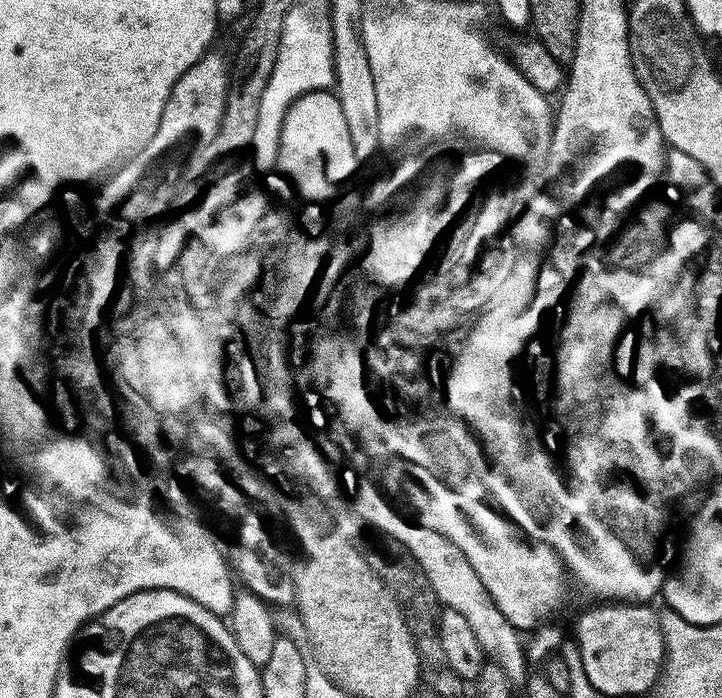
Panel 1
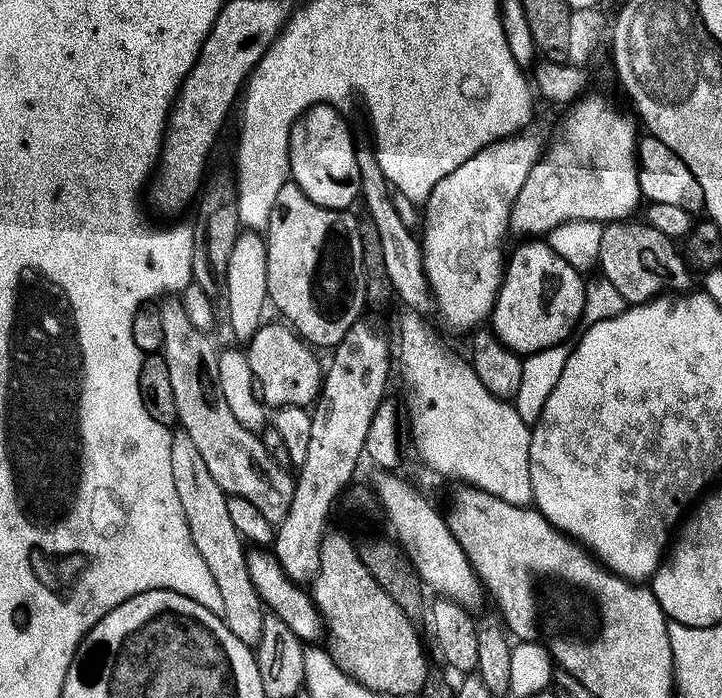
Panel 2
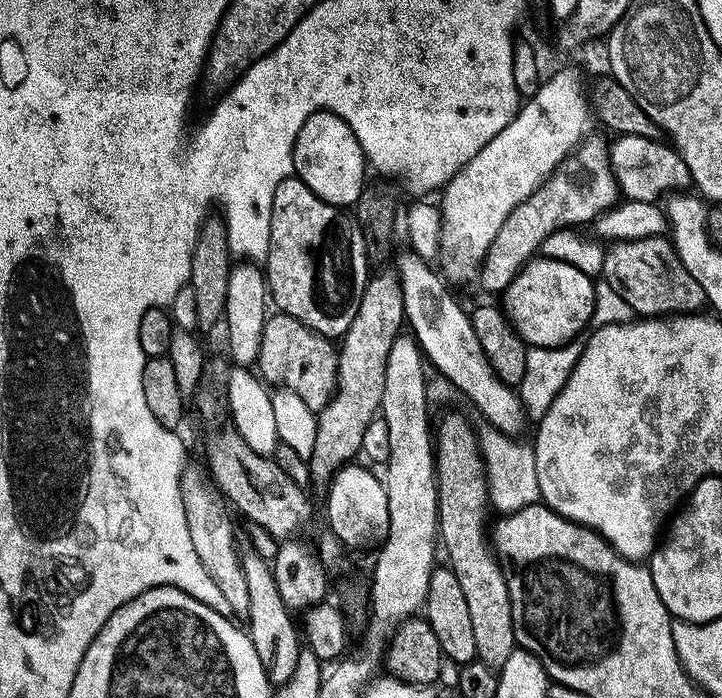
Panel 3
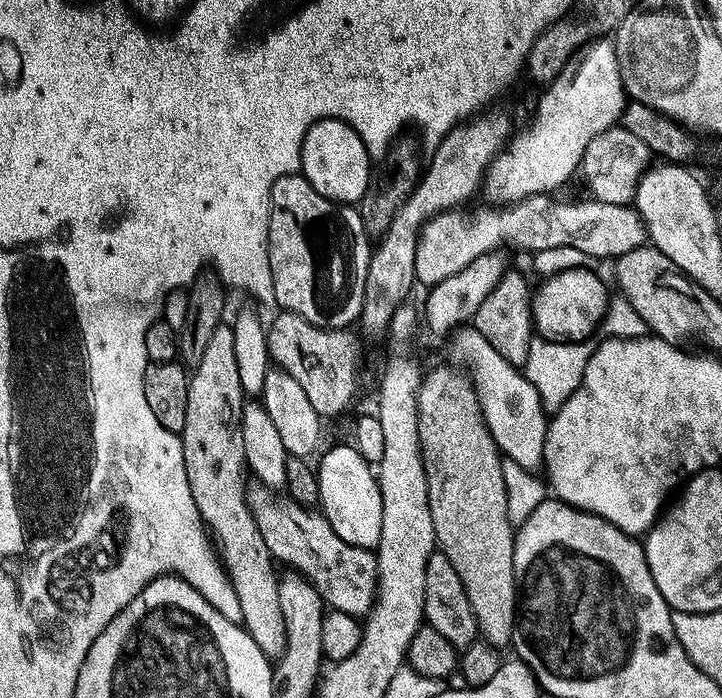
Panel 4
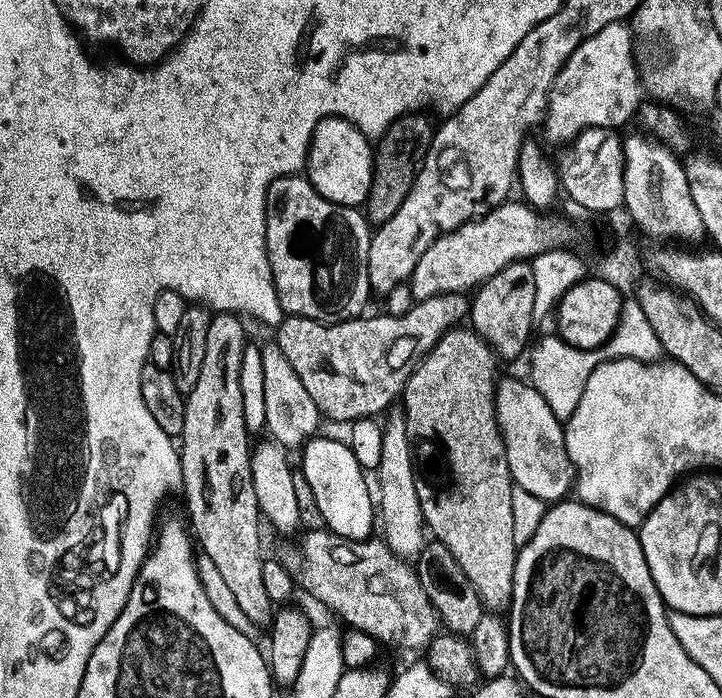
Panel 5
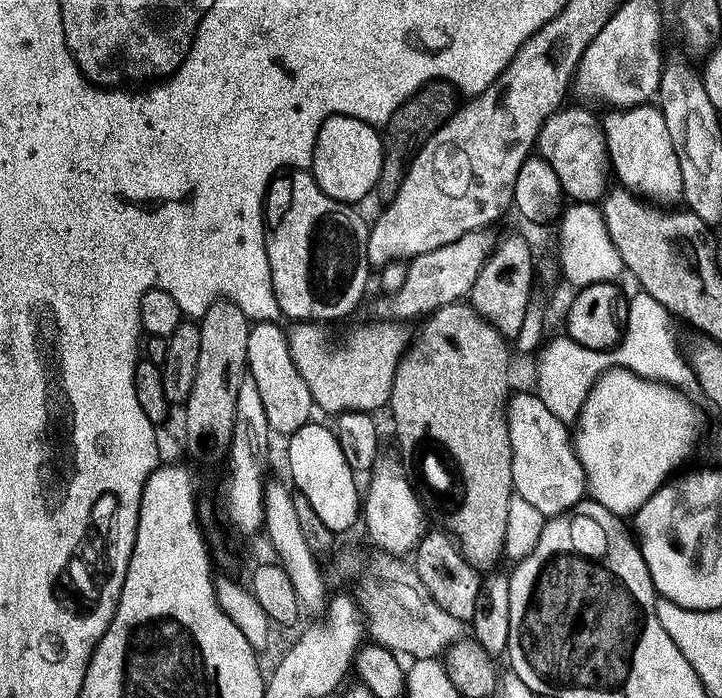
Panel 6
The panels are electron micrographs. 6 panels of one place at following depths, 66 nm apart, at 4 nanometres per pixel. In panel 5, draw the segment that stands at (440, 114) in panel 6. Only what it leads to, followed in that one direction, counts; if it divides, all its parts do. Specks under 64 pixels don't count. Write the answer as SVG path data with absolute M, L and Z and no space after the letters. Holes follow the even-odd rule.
M423 111L409 112L406 116L400 116L387 128L383 136L379 137L374 144L374 155L372 158L372 170L375 175L370 182L370 190L366 201L366 219L369 225L379 226L385 224L390 218L394 218L398 206L406 202L406 194L410 194L410 186L414 186L414 178L418 174L420 164L426 158L428 148L432 144L432 133L434 123L428 116L423 116Z

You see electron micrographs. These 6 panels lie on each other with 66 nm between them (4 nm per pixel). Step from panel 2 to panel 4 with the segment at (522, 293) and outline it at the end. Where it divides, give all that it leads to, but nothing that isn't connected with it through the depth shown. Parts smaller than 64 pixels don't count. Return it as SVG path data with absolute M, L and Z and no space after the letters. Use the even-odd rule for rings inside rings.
M587 267L571 268L566 272L559 272L553 276L547 277L543 281L544 284L540 289L531 293L532 297L532 323L534 332L539 339L554 344L578 344L589 339L595 328L599 329L604 322L604 316L608 313L608 301L610 299L610 291L595 276L594 273L588 272Z

